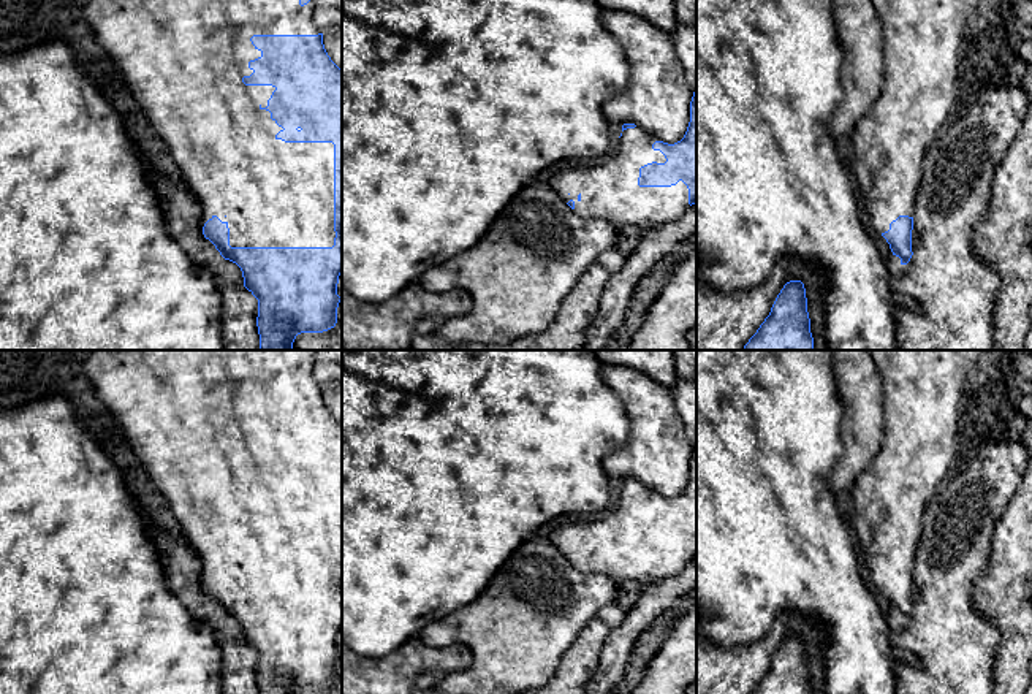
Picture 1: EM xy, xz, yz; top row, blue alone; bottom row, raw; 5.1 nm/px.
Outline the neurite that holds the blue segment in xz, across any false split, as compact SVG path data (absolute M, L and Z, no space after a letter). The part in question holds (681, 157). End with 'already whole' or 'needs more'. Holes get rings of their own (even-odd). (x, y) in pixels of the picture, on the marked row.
M696 92L681 141L668 144L624 124L606 163L565 168L549 185L575 214L606 220L617 230L676 222L696 203Z | needs more

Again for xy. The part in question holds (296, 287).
M89 0L84 16L98 44L120 68L147 122L166 143L182 177L201 208L203 235L225 260L236 263L244 287L258 299L256 326L261 350L293 350L301 333L336 326L342 274L342 70L331 60L323 33L313 22L315 0Z | needs more

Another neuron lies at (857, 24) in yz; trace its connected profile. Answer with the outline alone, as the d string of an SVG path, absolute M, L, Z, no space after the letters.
M831 0L831 16L844 51L844 97L829 122L831 136L837 141L852 135L882 93L885 40L871 0Z

